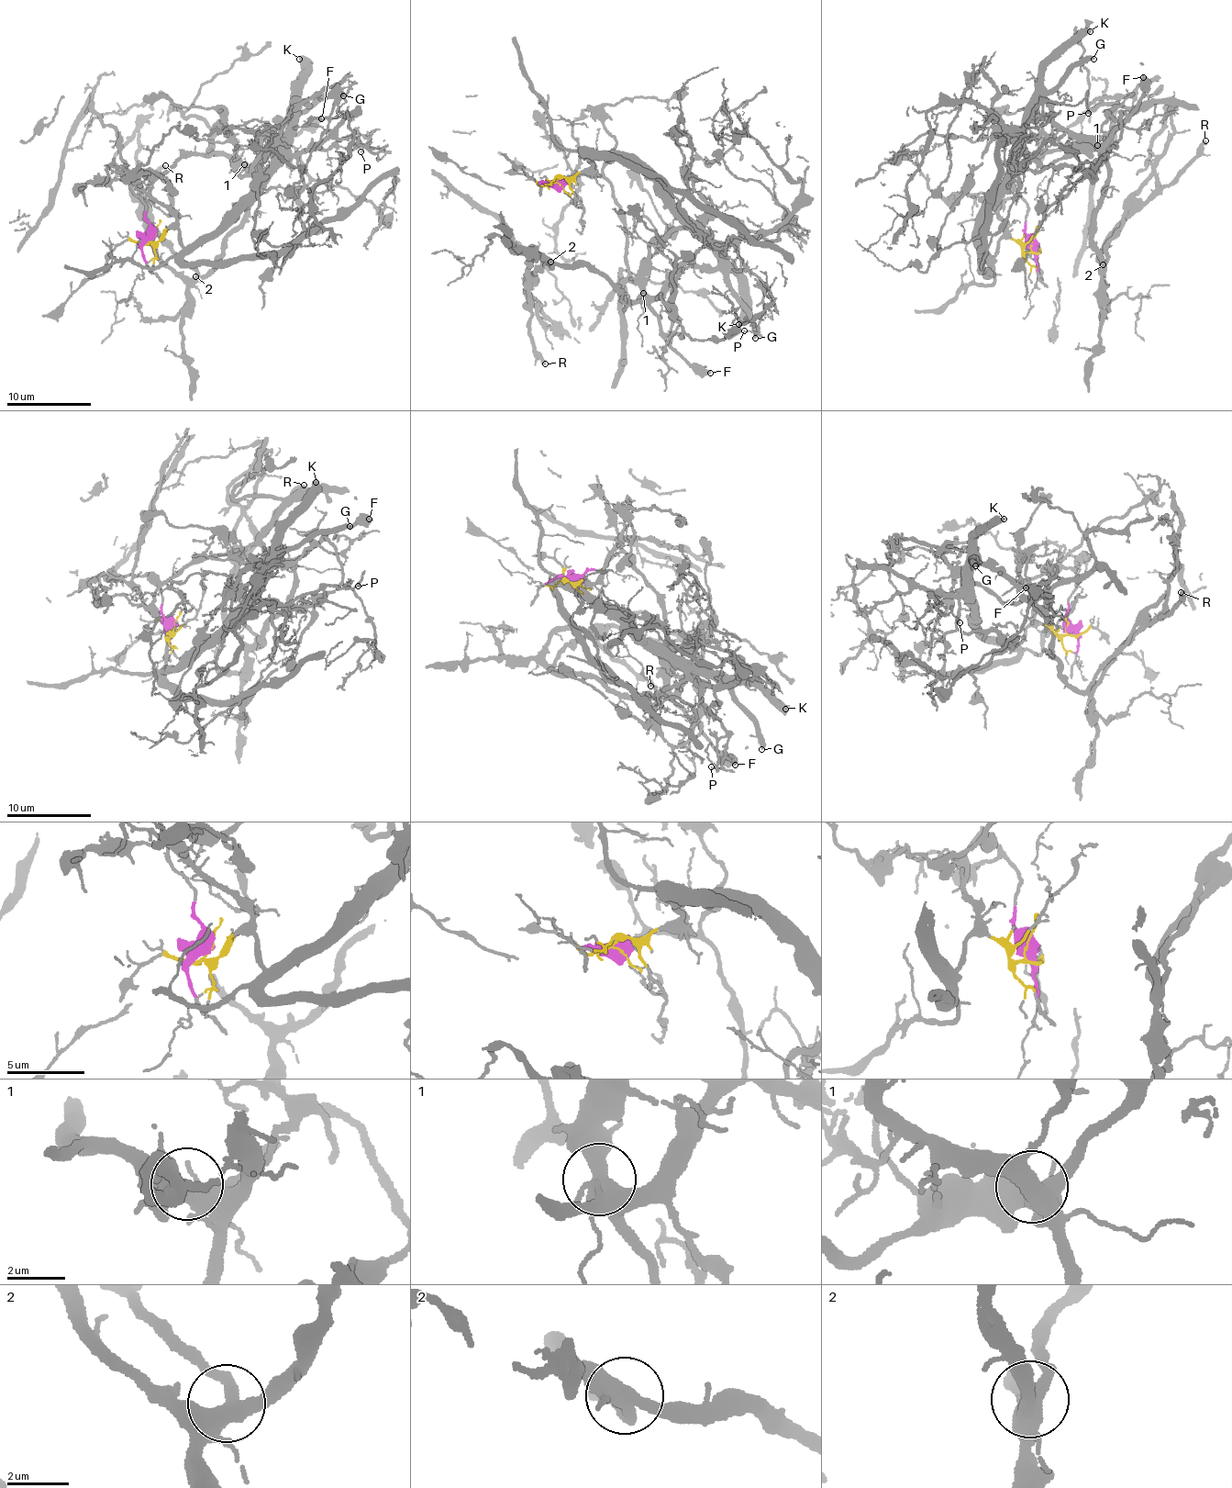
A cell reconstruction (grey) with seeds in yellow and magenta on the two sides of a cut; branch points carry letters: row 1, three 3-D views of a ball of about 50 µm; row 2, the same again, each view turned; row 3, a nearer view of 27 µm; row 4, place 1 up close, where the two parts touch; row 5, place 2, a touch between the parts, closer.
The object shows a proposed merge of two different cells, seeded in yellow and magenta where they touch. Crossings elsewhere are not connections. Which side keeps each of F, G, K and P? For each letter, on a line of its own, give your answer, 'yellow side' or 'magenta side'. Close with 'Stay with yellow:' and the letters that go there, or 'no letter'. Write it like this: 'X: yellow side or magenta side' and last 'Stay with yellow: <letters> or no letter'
F: magenta side
G: yellow side
K: yellow side
P: yellow side
Stay with yellow: G, K, P

